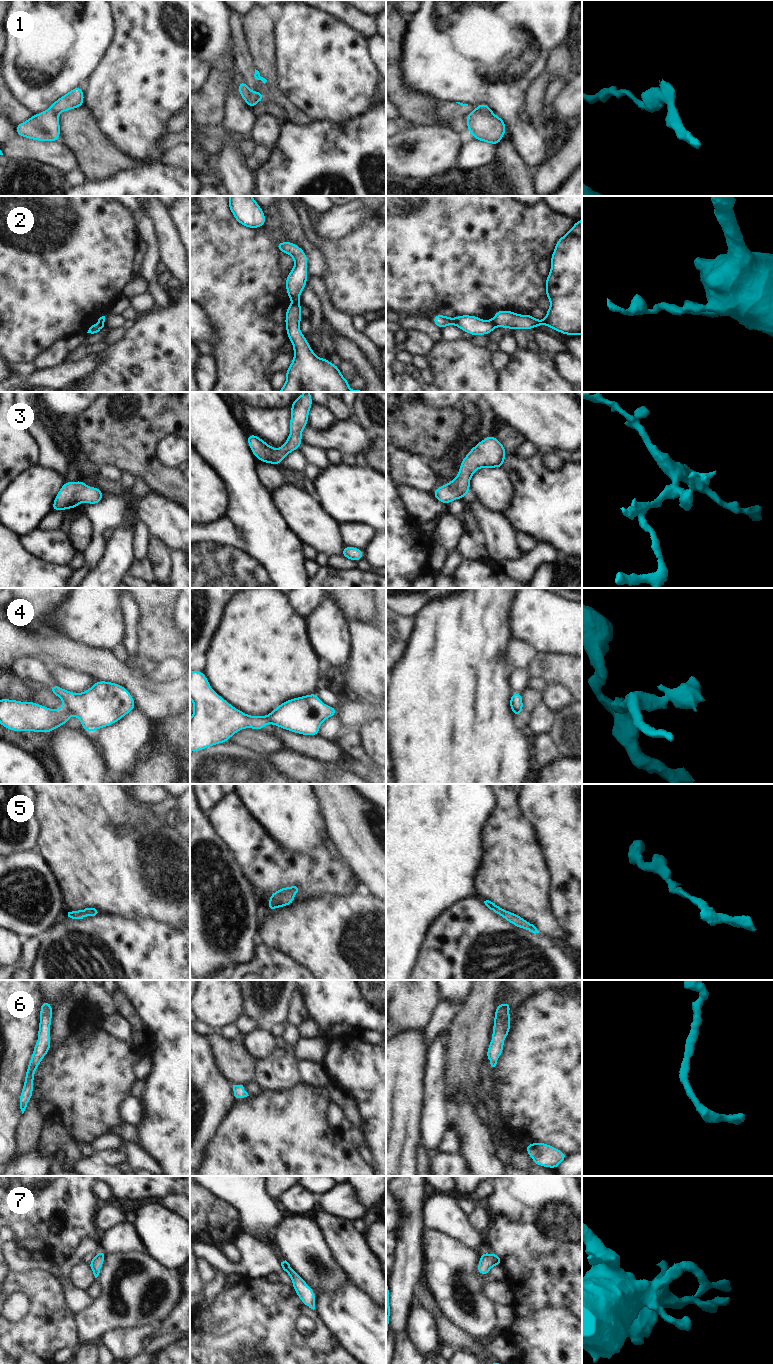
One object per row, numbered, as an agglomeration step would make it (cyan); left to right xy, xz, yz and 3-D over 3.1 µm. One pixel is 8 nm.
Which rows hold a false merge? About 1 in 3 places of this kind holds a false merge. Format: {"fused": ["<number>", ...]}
{"fused": ["1", "2", "4"]}

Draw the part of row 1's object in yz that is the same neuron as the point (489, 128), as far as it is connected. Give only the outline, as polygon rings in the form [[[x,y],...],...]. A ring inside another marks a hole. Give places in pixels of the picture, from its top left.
[[[477,109],[471,111],[466,117],[467,129],[477,141],[499,145],[507,126],[504,120],[494,113],[487,114]]]

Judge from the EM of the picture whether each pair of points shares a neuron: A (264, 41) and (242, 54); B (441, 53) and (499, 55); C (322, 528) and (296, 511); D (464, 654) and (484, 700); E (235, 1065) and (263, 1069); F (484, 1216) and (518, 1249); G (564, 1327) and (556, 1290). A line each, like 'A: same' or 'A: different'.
A: different
B: same
C: same
D: same
E: different
F: different
G: different

